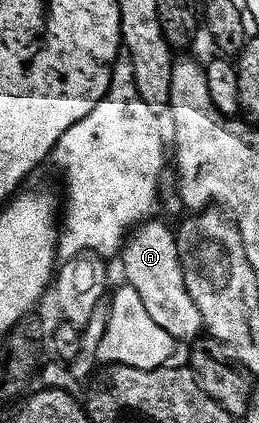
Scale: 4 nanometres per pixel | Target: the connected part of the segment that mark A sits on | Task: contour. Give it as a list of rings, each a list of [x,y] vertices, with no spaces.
[[[158,219],[142,222],[122,245],[119,262],[123,267],[124,280],[139,294],[147,315],[163,328],[174,340],[196,340],[204,330],[202,315],[194,300],[187,295],[183,271],[179,263],[176,234]]]

